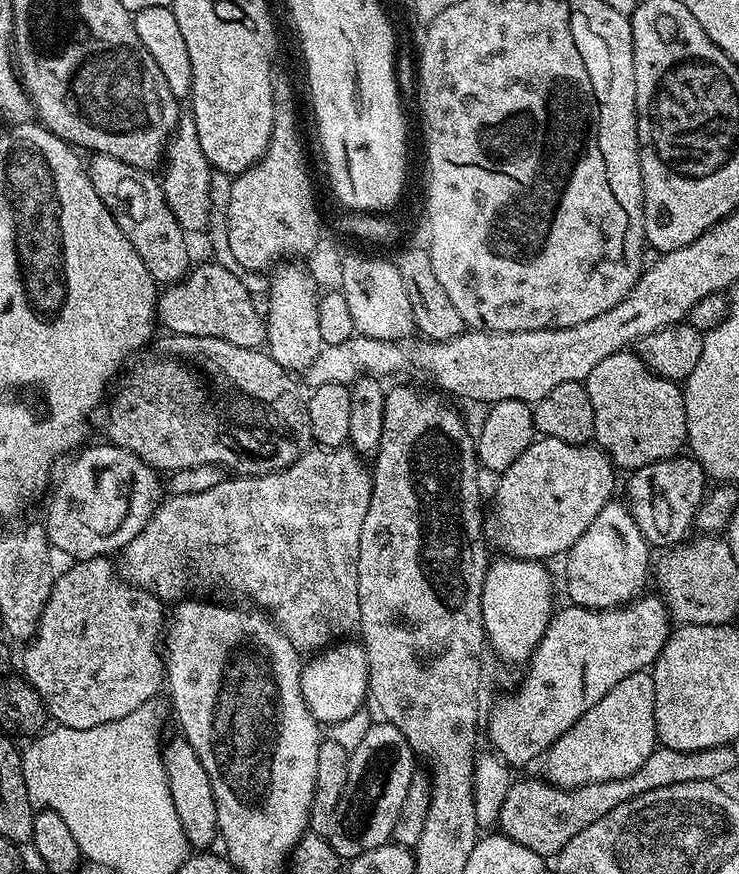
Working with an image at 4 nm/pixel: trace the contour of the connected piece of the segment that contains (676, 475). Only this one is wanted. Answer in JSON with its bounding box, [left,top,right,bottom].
[626,454,706,550]

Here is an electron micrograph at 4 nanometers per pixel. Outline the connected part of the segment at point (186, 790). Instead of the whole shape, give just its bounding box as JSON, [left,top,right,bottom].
[163,738,218,850]

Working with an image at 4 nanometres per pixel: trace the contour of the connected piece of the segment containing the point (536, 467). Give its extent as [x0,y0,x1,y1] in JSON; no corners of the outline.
[482,436,618,562]

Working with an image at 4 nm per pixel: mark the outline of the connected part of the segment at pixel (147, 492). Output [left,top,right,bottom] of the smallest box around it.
[44,442,164,560]

